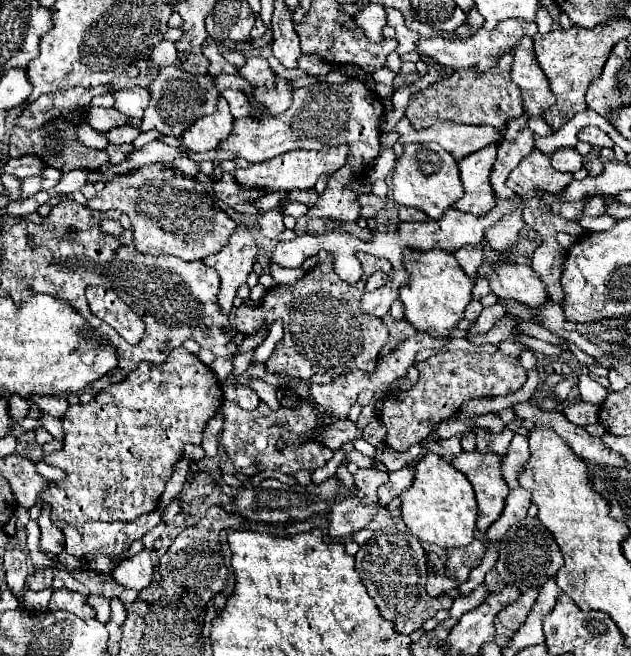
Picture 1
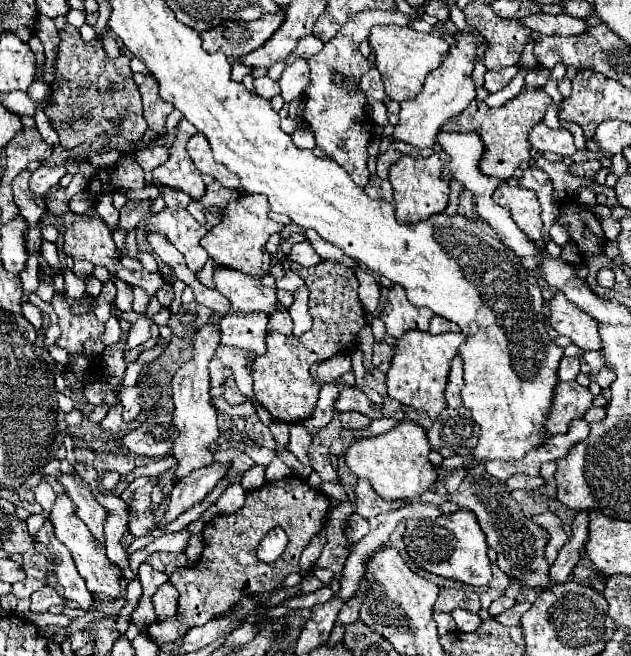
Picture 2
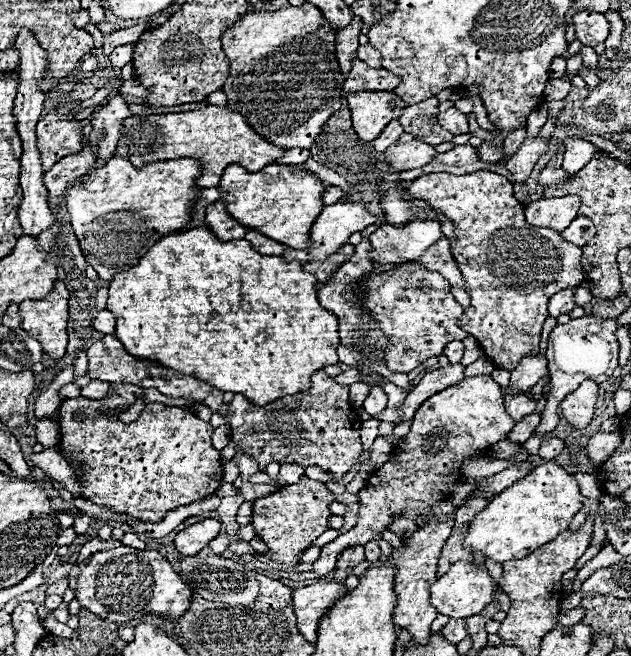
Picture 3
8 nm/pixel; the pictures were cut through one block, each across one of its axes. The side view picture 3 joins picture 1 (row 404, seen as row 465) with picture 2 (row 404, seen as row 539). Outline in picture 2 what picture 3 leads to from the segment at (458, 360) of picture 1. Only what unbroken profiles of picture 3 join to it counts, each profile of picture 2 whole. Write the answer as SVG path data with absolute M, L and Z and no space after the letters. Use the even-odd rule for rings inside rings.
M342 386L342 394L340 394L340 398L338 398L338 402L336 402L334 408L340 410L340 412L346 412L346 410L362 412L370 420L382 418L382 406L374 404L364 392L360 392L356 388L350 388L350 386Z

